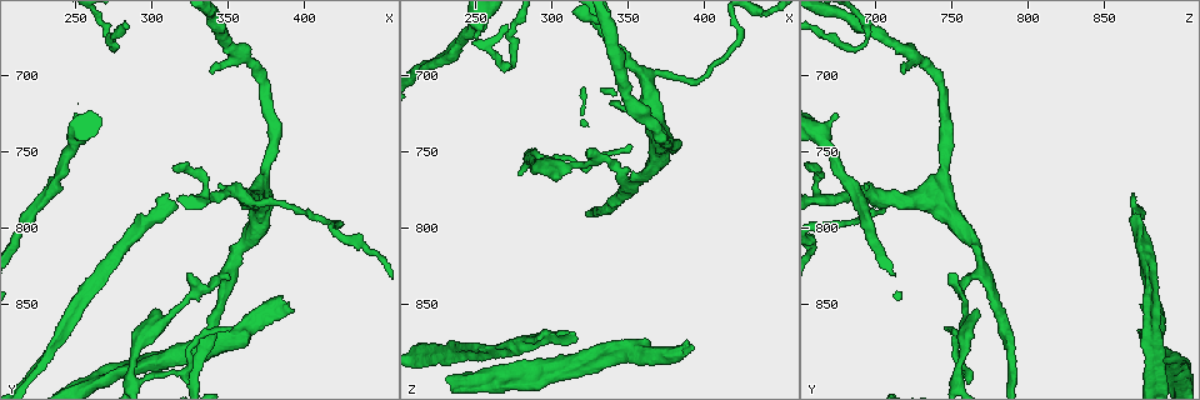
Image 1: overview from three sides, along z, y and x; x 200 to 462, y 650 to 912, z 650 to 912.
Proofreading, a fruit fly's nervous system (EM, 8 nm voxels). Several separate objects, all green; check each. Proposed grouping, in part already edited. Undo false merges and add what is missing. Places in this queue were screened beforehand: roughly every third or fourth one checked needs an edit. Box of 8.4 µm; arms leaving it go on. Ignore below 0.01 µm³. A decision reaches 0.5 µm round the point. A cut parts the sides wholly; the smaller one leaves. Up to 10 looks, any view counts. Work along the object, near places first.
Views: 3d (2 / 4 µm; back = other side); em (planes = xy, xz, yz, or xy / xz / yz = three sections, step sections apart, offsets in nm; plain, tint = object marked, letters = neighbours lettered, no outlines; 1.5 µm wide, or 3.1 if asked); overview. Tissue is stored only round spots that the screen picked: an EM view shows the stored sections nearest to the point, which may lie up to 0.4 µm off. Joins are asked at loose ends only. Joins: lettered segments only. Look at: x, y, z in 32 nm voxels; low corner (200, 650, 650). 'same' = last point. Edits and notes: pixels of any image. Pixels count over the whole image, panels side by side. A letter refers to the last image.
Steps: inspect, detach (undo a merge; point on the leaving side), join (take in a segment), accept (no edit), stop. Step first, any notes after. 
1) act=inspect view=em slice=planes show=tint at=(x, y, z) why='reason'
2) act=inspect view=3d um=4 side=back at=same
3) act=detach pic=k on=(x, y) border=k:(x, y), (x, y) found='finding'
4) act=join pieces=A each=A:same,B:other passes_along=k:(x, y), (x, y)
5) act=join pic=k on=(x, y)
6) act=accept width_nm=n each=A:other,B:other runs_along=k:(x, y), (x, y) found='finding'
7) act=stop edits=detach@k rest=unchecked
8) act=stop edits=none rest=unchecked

act=inspect view=em slice=yz step=8 show=letters at=(366, 804, 758) why='thick turns thin'

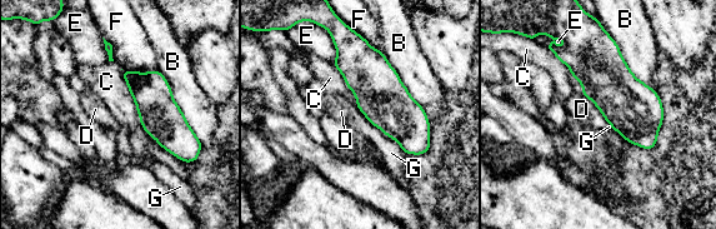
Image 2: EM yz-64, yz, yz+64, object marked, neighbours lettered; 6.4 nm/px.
act=accept longest_contact=C:750nm each=B:other,C:other,D:other,E:other,F:other,G:other runs_along=2:(126, 74), (194, 157) found='all the same neuron'

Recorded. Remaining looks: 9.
act=inspect view=em slice=planes show=letters at=(322, 896, 758) why='abrupt turn'

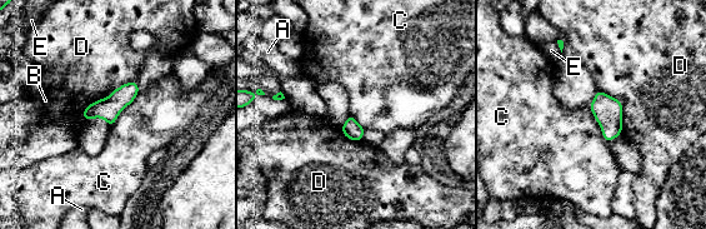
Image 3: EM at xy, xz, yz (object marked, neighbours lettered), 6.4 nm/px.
act=accept longest_contact=D:320nm each=A:other,B:other,C:other,D:other,E:other border=3:(139, 93), (119, 114), (110, 128) found='one neuron here'

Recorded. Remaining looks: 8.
act=inspect view=em slice=xy step=4 show=tint at=(310, 776, 868) why='branch stops here'

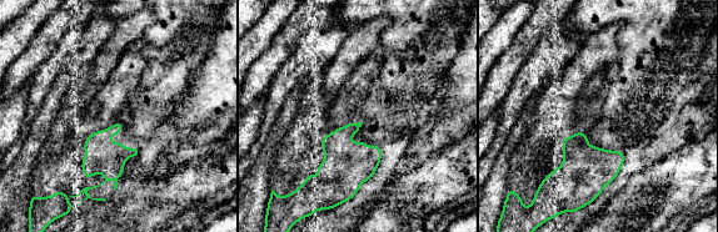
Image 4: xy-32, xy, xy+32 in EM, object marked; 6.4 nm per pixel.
act=inspect view=em slice=planes show=letters at=same why='cut it another way'

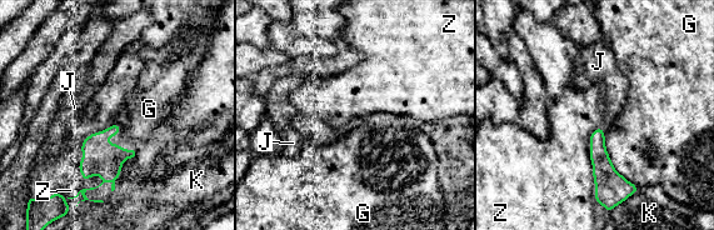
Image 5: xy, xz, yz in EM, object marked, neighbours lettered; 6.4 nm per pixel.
act=join pieces=J each=G:other,J:same,K:other,Z:other found='it goes on there'

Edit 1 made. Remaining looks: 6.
act=inspect view=overview

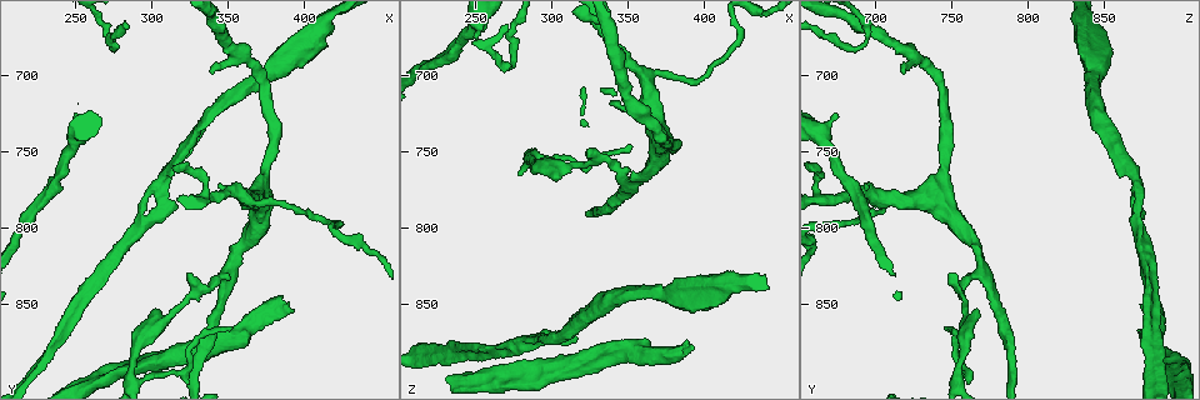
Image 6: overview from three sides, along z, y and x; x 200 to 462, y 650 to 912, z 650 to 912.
act=inspect view=3d um=4 at=(248, 726, 672) why='thick end'

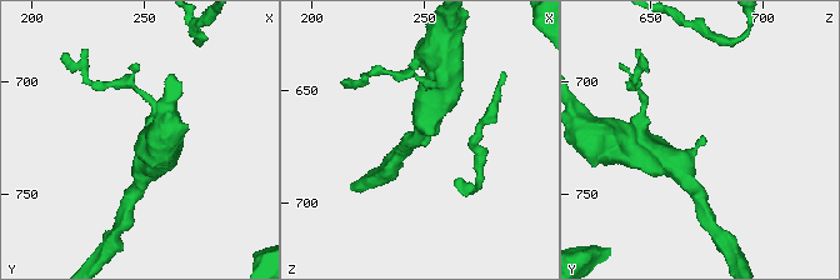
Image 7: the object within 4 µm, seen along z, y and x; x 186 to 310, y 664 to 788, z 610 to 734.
act=inspect view=em slice=planes show=letters at=(248, 725, 674)

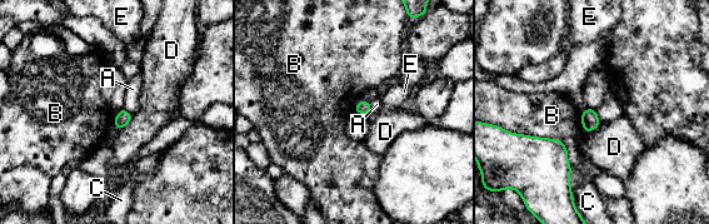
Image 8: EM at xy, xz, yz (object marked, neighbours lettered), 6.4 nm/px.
act=accept each=A:other,B:other,C:other,D:other,E:other border=8:(510, 130), (558, 138), (572, 169) found='no lettered segment goes on from it'

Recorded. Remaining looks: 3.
act=stop edits=join@5 rest=unchecked

